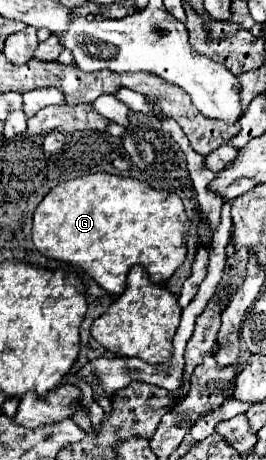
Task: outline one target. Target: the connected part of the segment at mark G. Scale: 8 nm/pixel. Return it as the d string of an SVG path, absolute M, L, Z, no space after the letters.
M91 174L57 184L41 200L33 214L33 244L35 248L53 260L77 266L91 276L103 290L119 296L125 290L127 272L133 266L143 266L155 284L165 284L171 274L183 264L187 254L187 216L183 202L177 194L155 190L141 180L121 178L111 174Z

